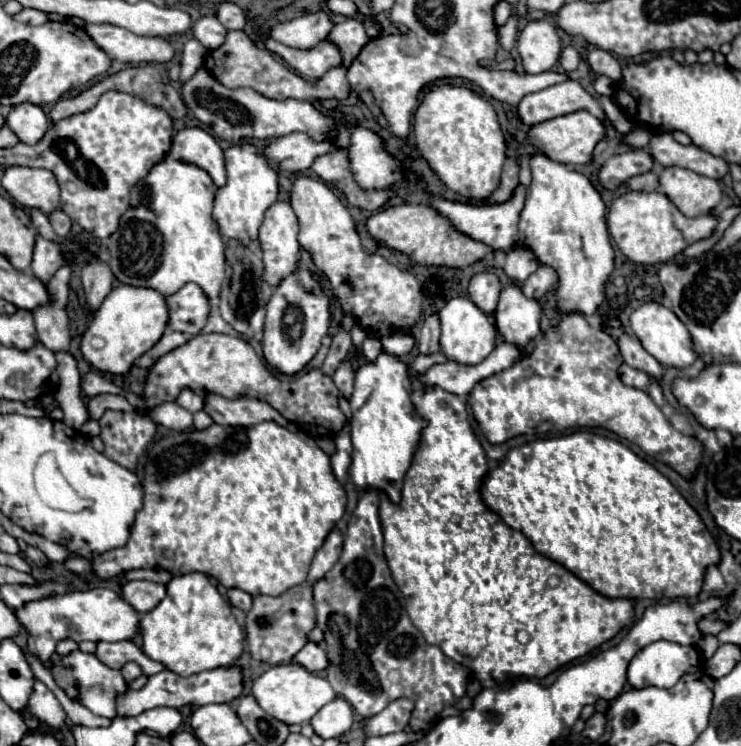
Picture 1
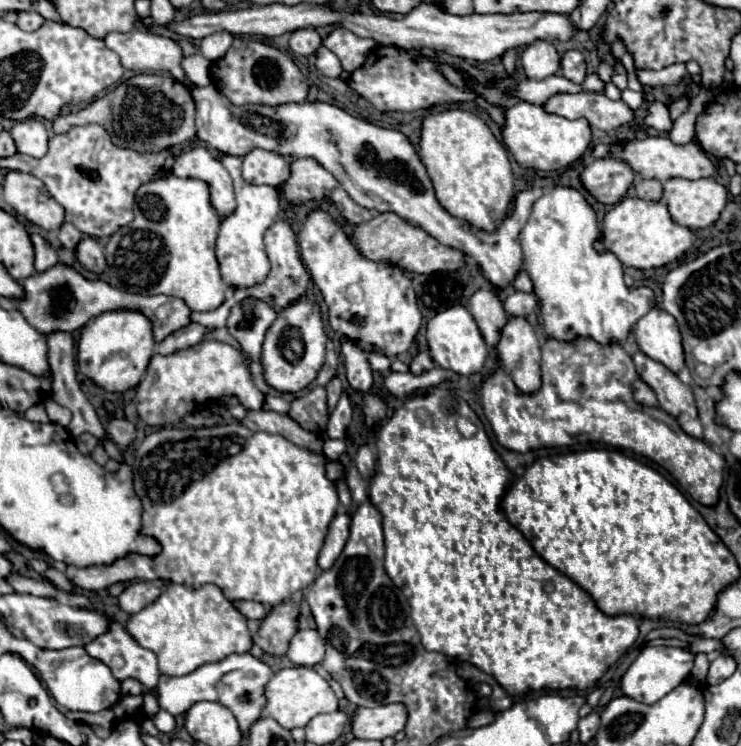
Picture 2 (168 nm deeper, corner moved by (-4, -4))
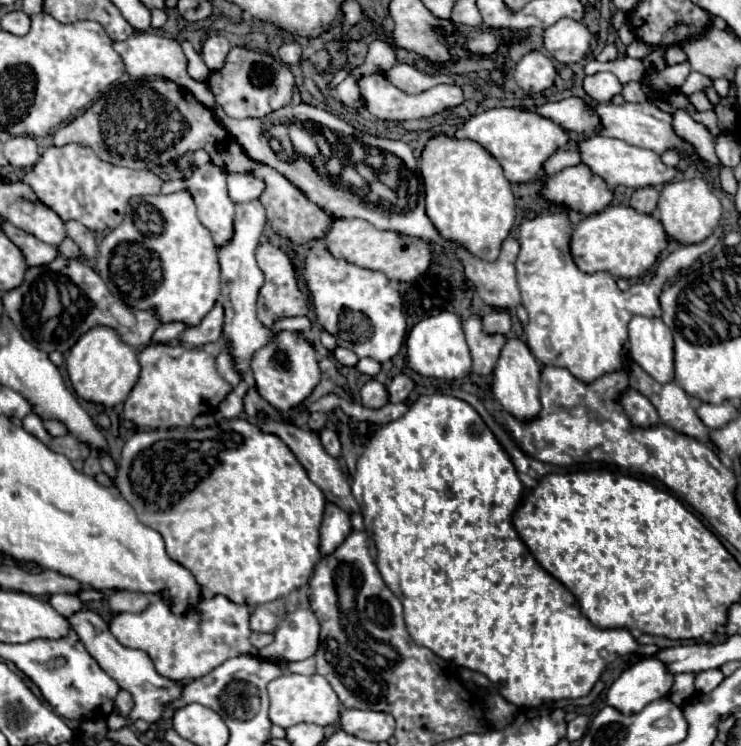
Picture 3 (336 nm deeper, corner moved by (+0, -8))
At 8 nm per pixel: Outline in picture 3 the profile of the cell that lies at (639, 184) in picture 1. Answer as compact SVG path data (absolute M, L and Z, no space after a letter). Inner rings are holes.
M639 188L631 196L631 206L643 214L655 214L657 202L659 202L659 190L657 188Z

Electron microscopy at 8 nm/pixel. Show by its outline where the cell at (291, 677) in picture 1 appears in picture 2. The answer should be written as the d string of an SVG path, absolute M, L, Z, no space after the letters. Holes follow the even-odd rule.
M295 666L295 668L283 668L279 670L265 688L267 706L263 710L265 716L271 716L277 720L283 728L291 730L295 726L305 726L313 716L323 712L335 712L339 706L339 700L333 692L333 688L323 680L313 668L307 666Z

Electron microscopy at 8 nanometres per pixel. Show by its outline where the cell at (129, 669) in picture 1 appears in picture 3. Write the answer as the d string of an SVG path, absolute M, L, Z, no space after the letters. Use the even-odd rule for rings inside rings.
M119 690L117 698L115 698L115 710L119 714L129 714L131 708L133 708L133 696L127 690Z

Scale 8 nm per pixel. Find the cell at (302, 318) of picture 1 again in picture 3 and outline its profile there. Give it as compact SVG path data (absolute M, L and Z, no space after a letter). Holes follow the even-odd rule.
M279 332L267 346L255 352L251 358L251 370L259 394L277 410L289 410L301 404L319 382L319 362L315 348L305 340L303 332Z

